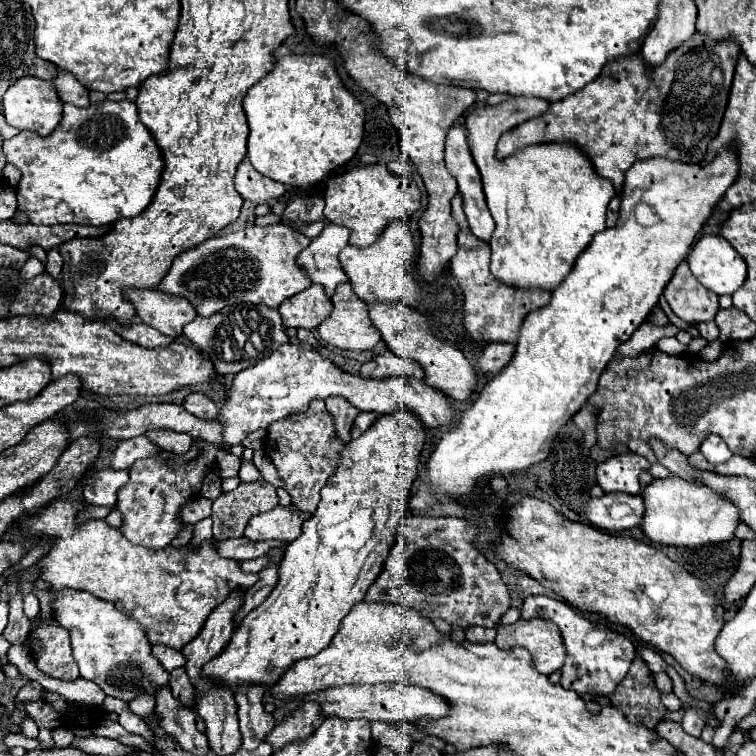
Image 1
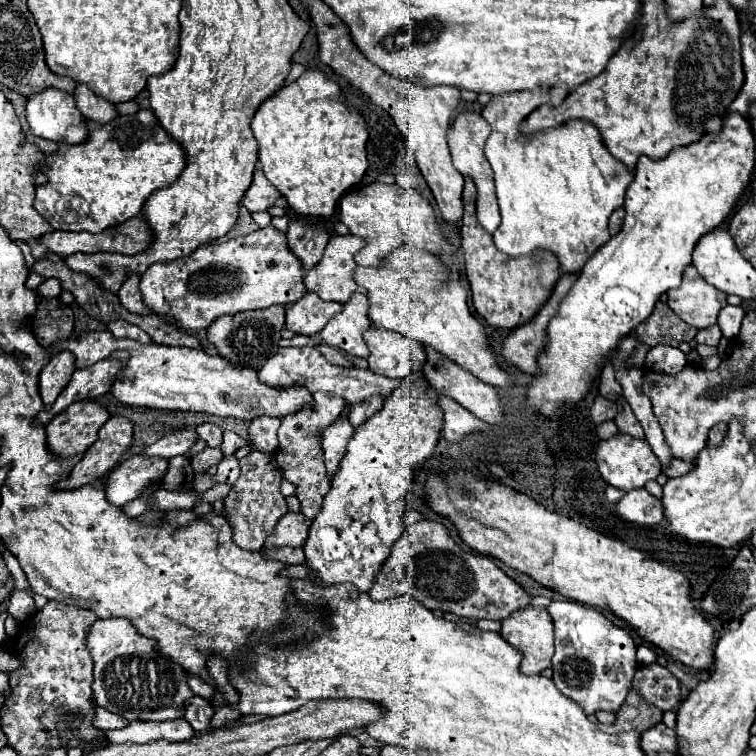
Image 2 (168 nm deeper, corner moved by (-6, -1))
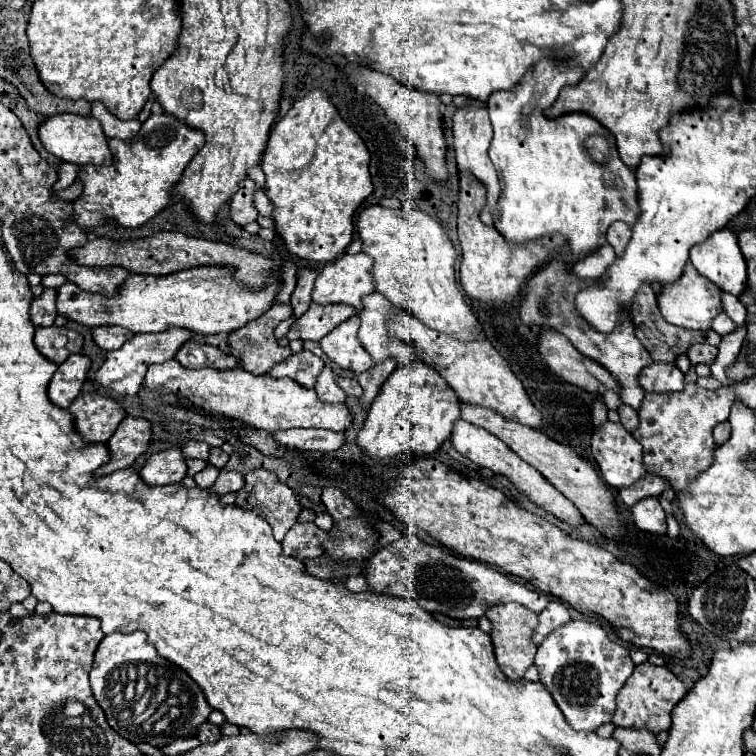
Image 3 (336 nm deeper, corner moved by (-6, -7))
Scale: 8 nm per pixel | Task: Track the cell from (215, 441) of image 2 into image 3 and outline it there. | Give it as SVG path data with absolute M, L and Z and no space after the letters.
M211 447L211 453L209 453L209 463L211 463L211 465L223 469L225 463L227 463L227 459L229 459L229 455L227 455L225 451L221 451L219 447Z

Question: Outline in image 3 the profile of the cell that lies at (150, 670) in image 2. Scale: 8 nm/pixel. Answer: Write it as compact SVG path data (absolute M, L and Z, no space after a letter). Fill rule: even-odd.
M143 631L129 635L109 633L101 639L93 669L89 673L93 697L105 711L107 723L125 739L133 743L151 743L153 747L167 745L173 737L195 735L199 723L213 711L197 683L175 663L159 657L153 645L147 643ZM145 693L159 693L159 707L139 707Z

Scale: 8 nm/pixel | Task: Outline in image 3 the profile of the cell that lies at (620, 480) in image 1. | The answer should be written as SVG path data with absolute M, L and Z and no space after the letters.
M607 421L603 427L593 429L593 437L591 437L591 453L599 465L601 477L605 479L607 485L623 489L623 487L631 487L635 485L639 479L643 479L647 475L647 469L643 465L643 447L639 445L639 441L623 429L621 423L611 423Z

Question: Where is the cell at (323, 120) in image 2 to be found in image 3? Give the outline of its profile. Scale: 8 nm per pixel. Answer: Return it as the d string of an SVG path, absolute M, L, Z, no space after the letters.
M313 89L305 97L295 99L285 117L277 119L265 147L261 169L267 177L265 191L275 203L273 219L277 225L277 233L283 237L287 251L301 259L317 263L327 263L339 257L353 239L351 217L355 209L365 201L365 197L373 191L373 183L369 173L369 151L363 139L351 125L347 125L339 117L325 91Z

